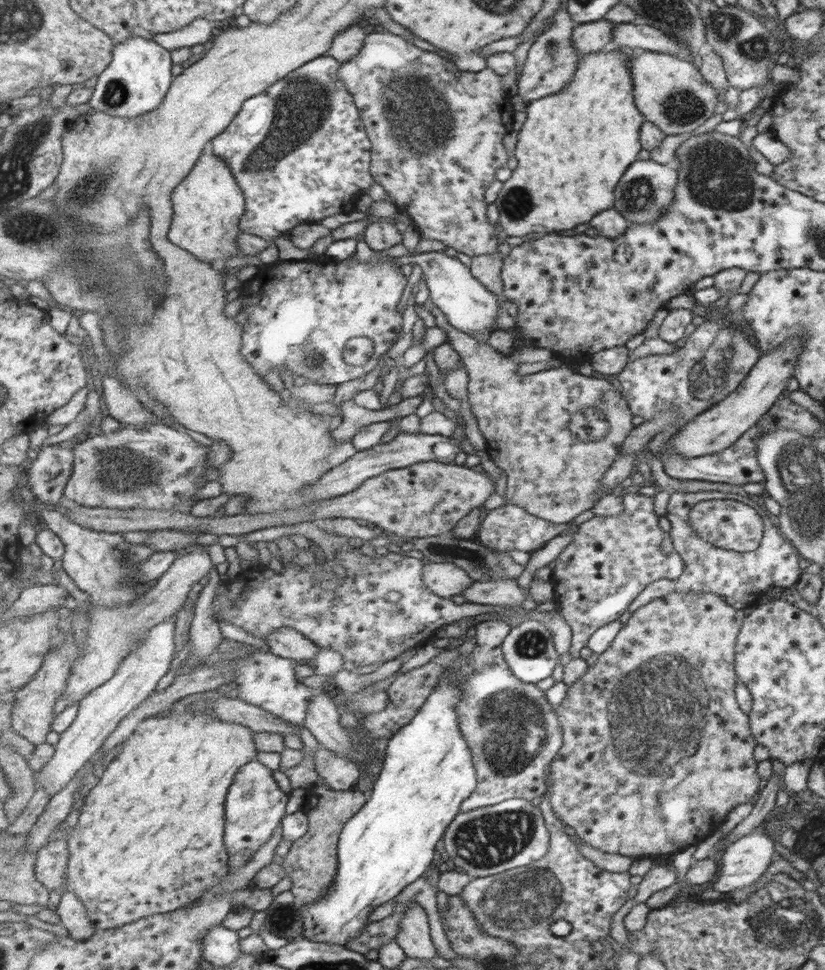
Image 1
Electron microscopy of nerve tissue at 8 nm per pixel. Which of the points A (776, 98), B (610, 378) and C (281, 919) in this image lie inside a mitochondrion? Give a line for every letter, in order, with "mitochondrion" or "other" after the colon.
A: other
B: other
C: mitochondrion

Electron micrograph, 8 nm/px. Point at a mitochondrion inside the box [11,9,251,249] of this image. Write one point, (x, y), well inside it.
(90, 184)

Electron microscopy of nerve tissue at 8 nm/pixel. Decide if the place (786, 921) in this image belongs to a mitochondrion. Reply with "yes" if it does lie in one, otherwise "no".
yes

